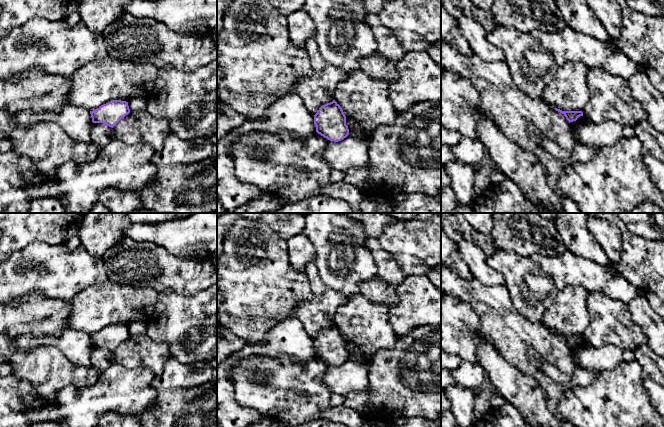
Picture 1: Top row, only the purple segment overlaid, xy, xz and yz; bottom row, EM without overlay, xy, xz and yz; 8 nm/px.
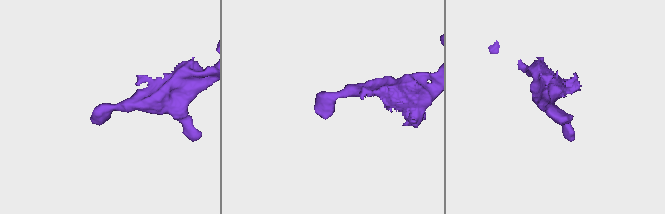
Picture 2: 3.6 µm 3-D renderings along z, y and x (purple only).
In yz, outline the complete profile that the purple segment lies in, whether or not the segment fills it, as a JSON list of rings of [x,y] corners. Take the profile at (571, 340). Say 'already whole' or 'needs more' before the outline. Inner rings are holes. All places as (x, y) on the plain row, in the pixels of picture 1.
already whole; [[[554,332],[556,335],[565,339],[566,343],[570,346],[576,345],[580,340],[583,340],[582,335],[562,335],[560,333]]]

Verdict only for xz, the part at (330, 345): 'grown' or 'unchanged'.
unchanged

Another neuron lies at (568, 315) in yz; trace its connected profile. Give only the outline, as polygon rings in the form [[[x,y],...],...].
[[[567,286],[557,293],[542,317],[543,325],[562,335],[582,335],[590,325],[588,292],[582,286]]]

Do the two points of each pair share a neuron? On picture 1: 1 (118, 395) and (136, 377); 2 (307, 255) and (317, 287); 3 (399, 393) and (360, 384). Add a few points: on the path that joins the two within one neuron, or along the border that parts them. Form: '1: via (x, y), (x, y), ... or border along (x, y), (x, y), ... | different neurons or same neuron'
1: via (122, 391), (132, 381) | same neuron
2: border along (314, 261), (310, 261), (305, 266), (304, 271) | different neurons
3: border along (369, 366), (368, 390), (346, 395) | different neurons

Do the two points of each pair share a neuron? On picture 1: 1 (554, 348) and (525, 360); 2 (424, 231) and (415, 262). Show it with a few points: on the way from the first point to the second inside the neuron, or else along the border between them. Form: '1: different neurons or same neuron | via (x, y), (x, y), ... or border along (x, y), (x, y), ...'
1: same neuron | via (544, 345), (529, 345), (525, 350)
2: same neuron | via (424, 239), (416, 248), (415, 254)

